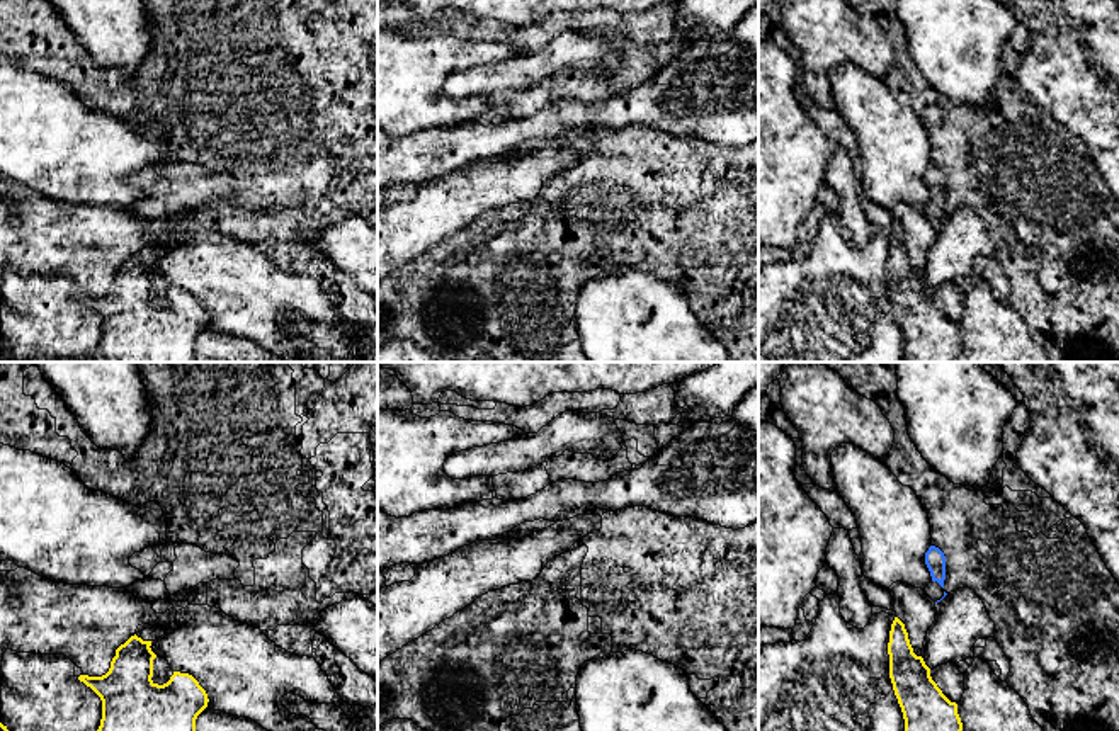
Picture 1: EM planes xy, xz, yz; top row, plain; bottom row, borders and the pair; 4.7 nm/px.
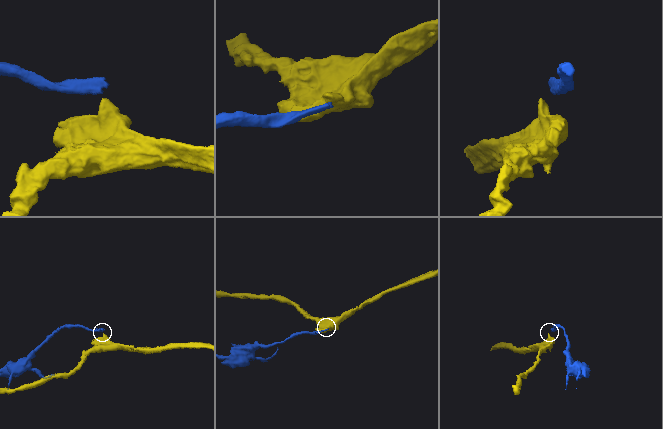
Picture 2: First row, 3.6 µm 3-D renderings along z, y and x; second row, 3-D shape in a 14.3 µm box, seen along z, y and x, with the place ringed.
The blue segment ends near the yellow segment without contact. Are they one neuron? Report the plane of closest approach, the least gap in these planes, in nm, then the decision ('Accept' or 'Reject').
Closest in yz. Distance 180 nm. Reject

